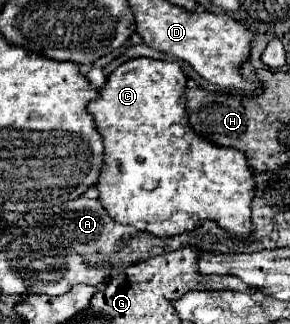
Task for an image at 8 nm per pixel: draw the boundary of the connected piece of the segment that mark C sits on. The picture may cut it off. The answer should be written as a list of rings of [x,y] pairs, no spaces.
[[[151,58],[129,60],[109,76],[107,84],[99,90],[99,98],[89,104],[89,112],[93,114],[105,144],[105,164],[97,182],[99,200],[115,222],[135,226],[137,230],[151,232],[155,236],[175,236],[187,230],[195,230],[203,220],[213,220],[229,234],[245,238],[253,232],[253,170],[247,164],[245,154],[239,150],[219,148],[195,134],[195,130],[189,126],[189,116],[185,110],[185,86],[187,76],[179,62]]]

